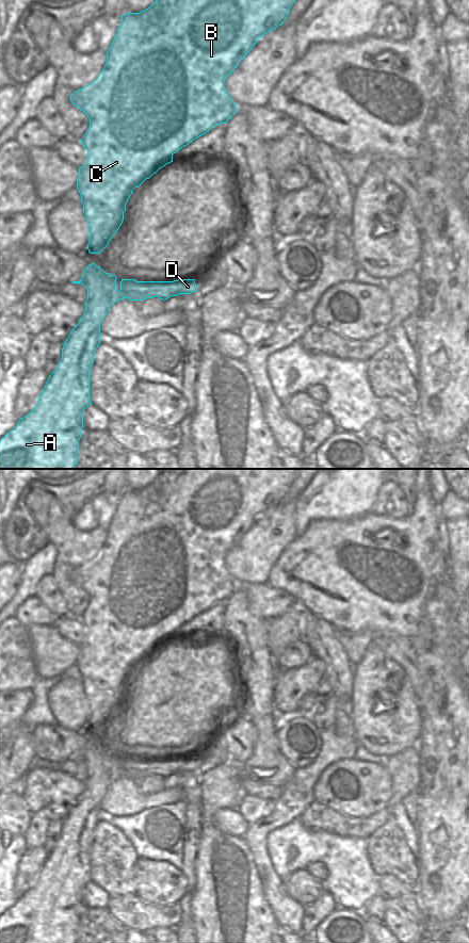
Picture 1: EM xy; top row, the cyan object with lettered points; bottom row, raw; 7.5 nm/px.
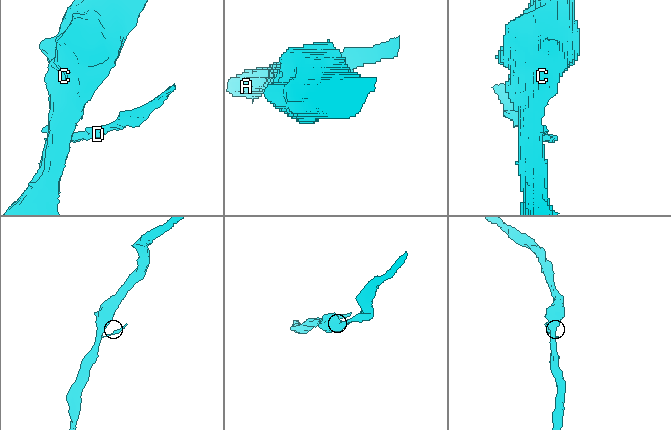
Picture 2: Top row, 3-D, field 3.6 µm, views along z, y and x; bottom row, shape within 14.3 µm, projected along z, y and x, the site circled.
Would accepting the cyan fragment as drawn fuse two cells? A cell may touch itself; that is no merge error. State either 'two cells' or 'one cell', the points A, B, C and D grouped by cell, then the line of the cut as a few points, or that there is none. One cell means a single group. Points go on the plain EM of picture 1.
one cell; groups A B C D; cut none

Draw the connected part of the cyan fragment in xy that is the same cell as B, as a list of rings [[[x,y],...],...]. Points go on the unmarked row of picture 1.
[[[173,469],[172,471],[160,473],[148,486],[140,490],[127,490],[122,493],[122,500],[117,506],[117,510],[107,530],[107,540],[102,549],[93,560],[70,572],[72,582],[90,596],[90,604],[81,617],[81,621],[87,628],[87,636],[79,646],[79,655],[77,657],[77,666],[81,672],[83,689],[90,704],[90,719],[87,721],[90,731],[100,731],[109,722],[109,719],[122,703],[126,681],[135,665],[139,665],[160,646],[173,639],[173,632],[182,624],[206,612],[219,601],[226,601],[234,592],[238,584],[224,564],[226,555],[249,531],[259,516],[284,501],[290,489],[290,485],[296,476],[297,470],[298,469]]]

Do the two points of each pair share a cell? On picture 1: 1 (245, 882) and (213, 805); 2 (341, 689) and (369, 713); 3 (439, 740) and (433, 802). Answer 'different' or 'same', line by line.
1: same
2: different
3: same

